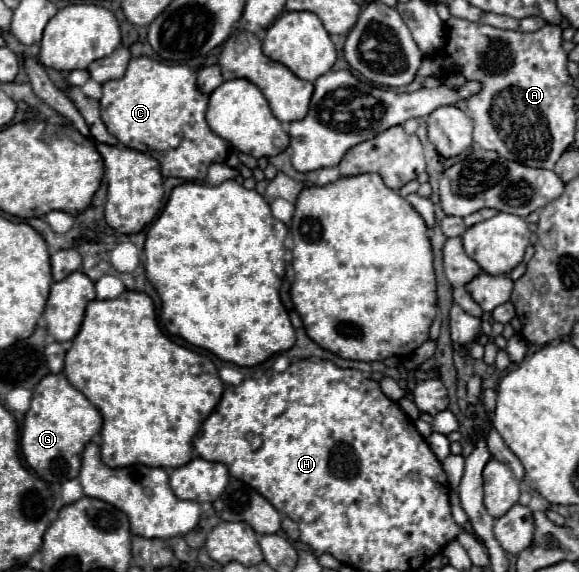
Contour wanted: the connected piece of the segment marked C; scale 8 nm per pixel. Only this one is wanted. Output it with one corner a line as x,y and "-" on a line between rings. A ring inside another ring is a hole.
140,56
128,62
128,70
122,78
110,80
102,84
104,94
100,98
100,112
108,132
118,138
118,142
130,150
144,152
154,156
160,162
162,176
176,176
182,180
198,180
206,178
206,170
214,162
226,162
226,148
230,154
230,146
226,140
216,136
206,124
206,106
208,96
202,94
196,86
196,72
188,66
166,66
152,58

